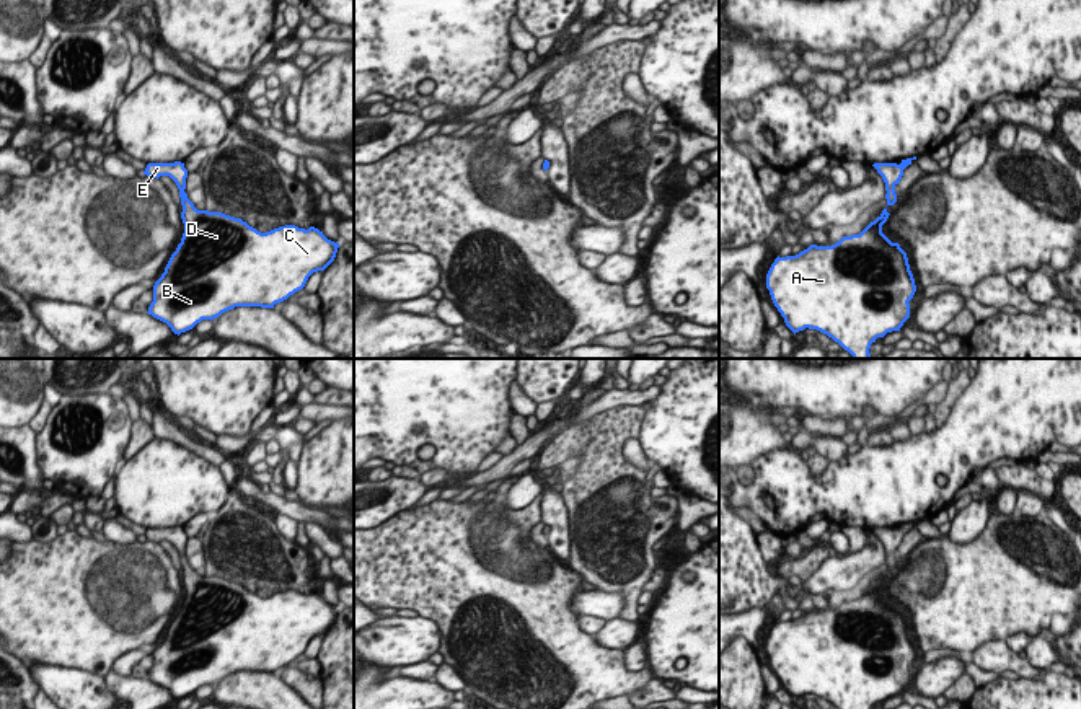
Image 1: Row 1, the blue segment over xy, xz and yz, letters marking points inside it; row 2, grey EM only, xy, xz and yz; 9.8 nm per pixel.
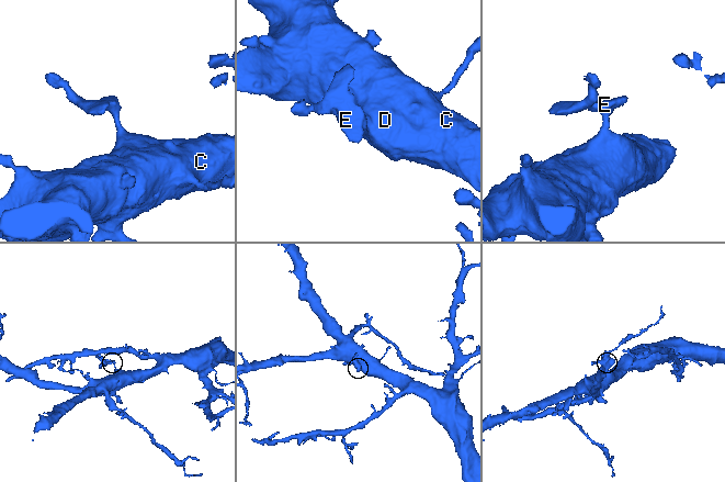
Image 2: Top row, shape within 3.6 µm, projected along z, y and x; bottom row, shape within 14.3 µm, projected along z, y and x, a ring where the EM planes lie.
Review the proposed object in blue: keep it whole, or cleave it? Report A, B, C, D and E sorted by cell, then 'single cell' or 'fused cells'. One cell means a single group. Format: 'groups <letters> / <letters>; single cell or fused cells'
groups A B C D E; single cell

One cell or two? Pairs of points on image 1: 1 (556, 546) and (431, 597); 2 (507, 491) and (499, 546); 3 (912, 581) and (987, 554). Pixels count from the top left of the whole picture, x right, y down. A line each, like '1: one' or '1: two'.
1: two
2: two
3: one

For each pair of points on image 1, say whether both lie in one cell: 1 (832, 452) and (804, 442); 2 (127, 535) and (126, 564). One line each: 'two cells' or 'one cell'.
1: one cell
2: two cells

